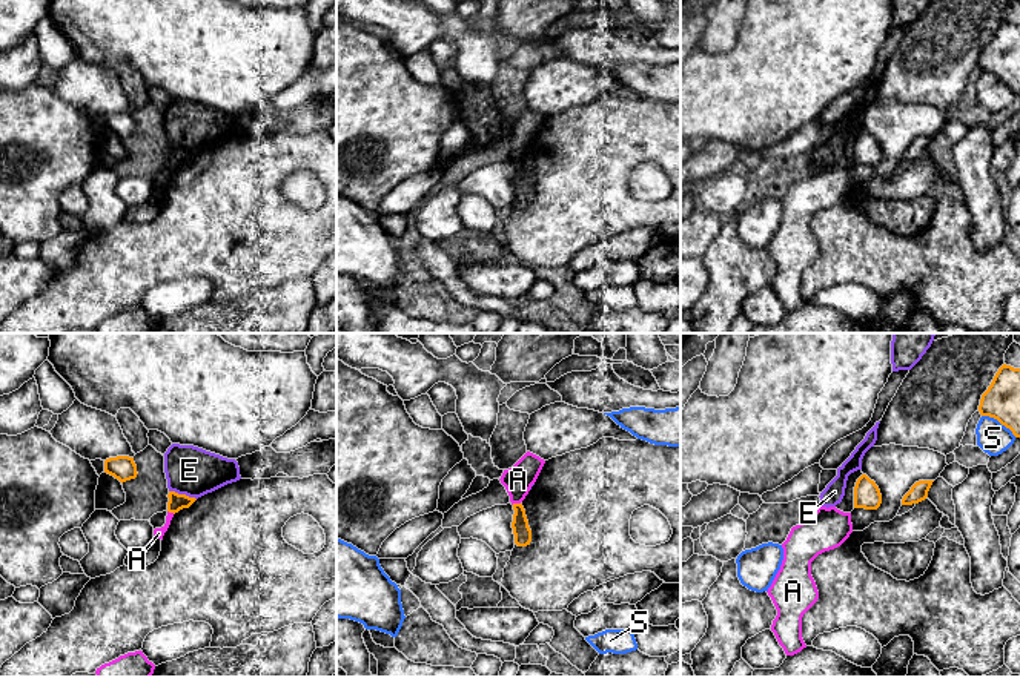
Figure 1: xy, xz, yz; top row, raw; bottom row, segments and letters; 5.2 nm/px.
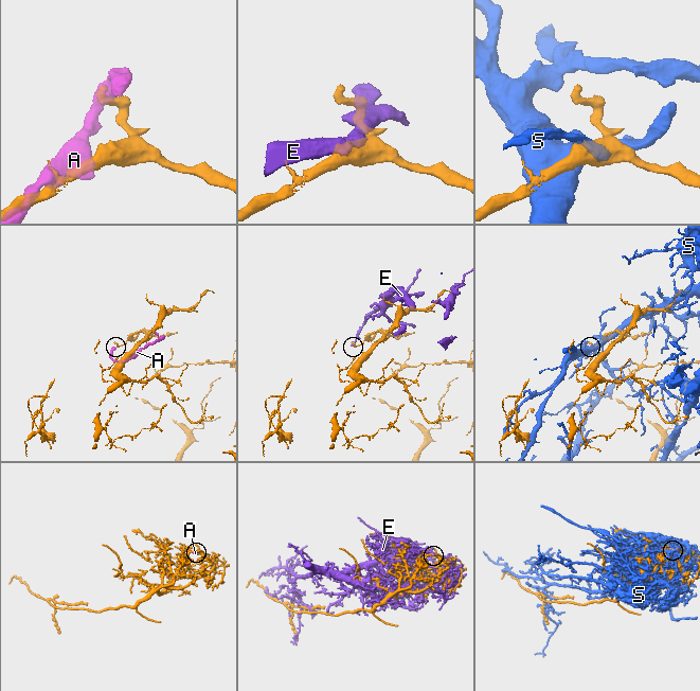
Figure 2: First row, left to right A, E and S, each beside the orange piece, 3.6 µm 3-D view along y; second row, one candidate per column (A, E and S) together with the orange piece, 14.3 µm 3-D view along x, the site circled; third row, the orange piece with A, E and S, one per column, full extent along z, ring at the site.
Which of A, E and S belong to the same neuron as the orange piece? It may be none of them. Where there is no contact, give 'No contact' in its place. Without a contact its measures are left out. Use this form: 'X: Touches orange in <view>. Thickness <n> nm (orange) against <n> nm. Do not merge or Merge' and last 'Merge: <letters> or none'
A: Touches orange in xz. Thickness 100 nm (orange) against 150 nm. Do not merge
E: Touches orange in xy. Thickness 90 nm (orange) against 260 nm. Do not merge
S: Touches orange in yz. Thickness 190 nm (orange) against 170 nm. Do not merge
Merge: none

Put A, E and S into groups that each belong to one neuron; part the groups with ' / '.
A / E / S

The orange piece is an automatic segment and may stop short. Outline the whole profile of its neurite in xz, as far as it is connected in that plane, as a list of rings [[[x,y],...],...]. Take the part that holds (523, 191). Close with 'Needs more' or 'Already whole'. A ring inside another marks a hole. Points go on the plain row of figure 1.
[[[513,160],[513,166],[515,170],[513,170],[512,184],[515,190],[515,200],[518,203],[527,203],[532,198],[532,186],[528,183],[525,166],[522,160]]]. Already whole

